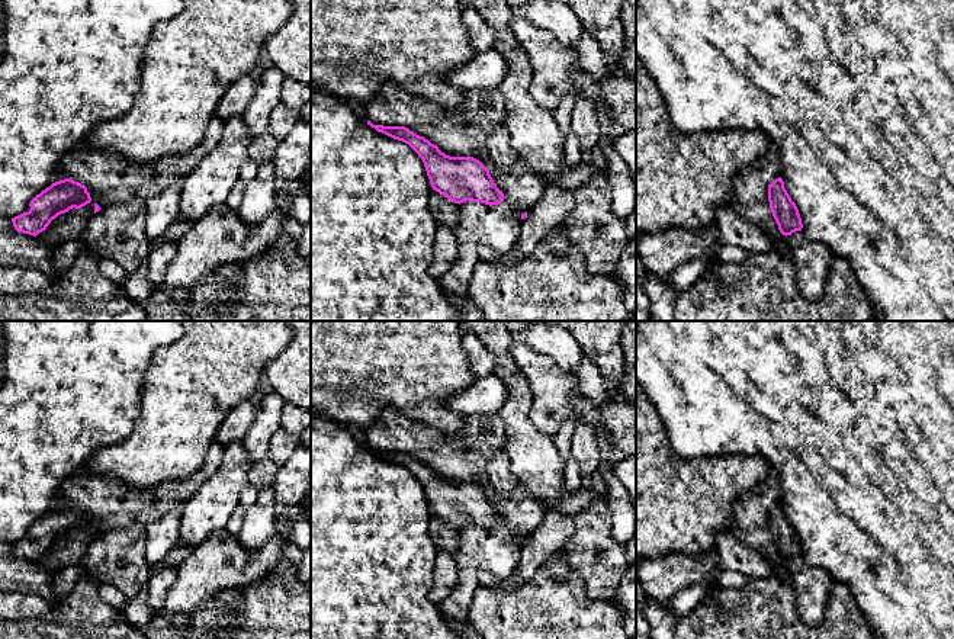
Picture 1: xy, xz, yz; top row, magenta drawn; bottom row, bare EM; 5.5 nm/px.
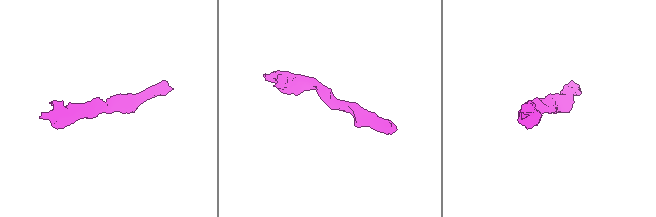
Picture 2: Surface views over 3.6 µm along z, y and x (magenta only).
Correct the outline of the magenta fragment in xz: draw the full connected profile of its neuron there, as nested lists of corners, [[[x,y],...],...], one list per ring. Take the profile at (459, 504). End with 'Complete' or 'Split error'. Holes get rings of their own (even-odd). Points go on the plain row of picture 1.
[[[367,450],[394,465],[408,469],[423,485],[433,516],[454,529],[466,526],[485,530],[498,530],[504,526],[489,495],[473,482],[450,482],[439,475],[424,462],[420,462],[405,452]]]. Complete

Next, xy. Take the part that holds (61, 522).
[[[64,504],[36,520],[29,529],[30,534],[12,543],[12,548],[17,558],[36,562],[58,540],[73,533],[80,534],[90,527],[91,523],[84,510]]]. Complete

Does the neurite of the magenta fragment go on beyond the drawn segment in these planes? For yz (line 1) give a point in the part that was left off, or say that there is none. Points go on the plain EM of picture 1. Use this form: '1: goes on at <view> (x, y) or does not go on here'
1: does not go on here

